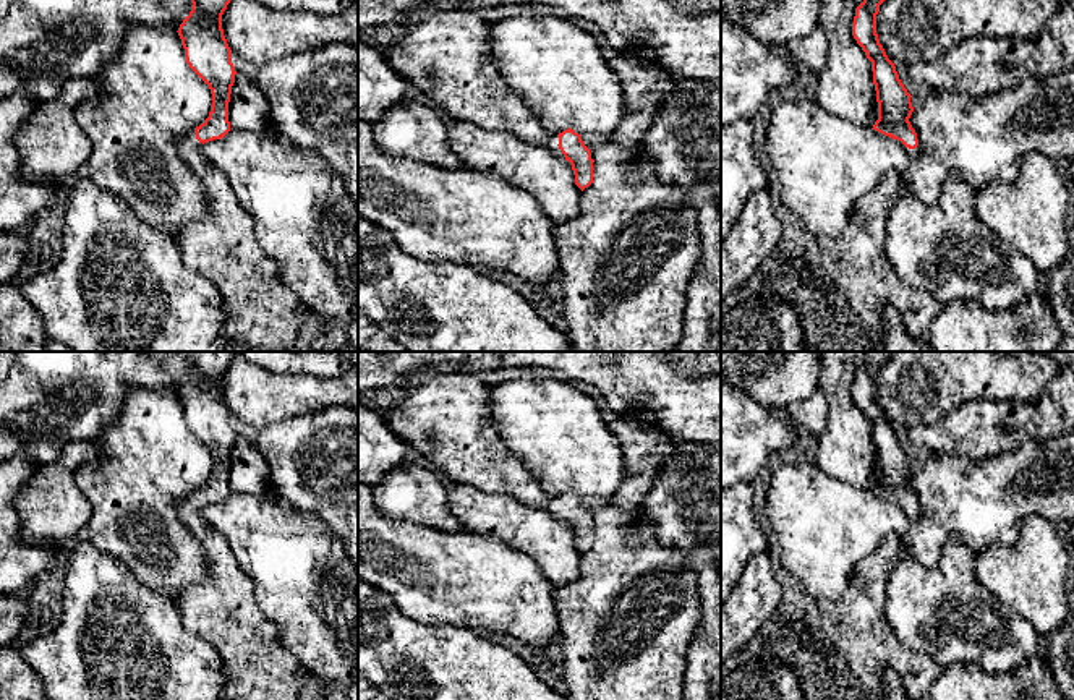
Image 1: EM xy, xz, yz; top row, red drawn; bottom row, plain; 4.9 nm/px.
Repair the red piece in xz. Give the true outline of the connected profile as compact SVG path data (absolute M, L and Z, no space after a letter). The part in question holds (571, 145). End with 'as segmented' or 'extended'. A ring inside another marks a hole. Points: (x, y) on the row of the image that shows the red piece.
M567 128L559 134L549 134L543 143L559 157L570 162L575 185L583 191L593 183L593 159L590 149L583 144L582 136Z | extended

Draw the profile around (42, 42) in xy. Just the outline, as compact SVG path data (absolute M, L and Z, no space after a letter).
M13 0L6 15L0 18L0 97L24 92L37 102L49 102L70 78L96 78L109 66L130 23L178 31L191 5L191 0Z

